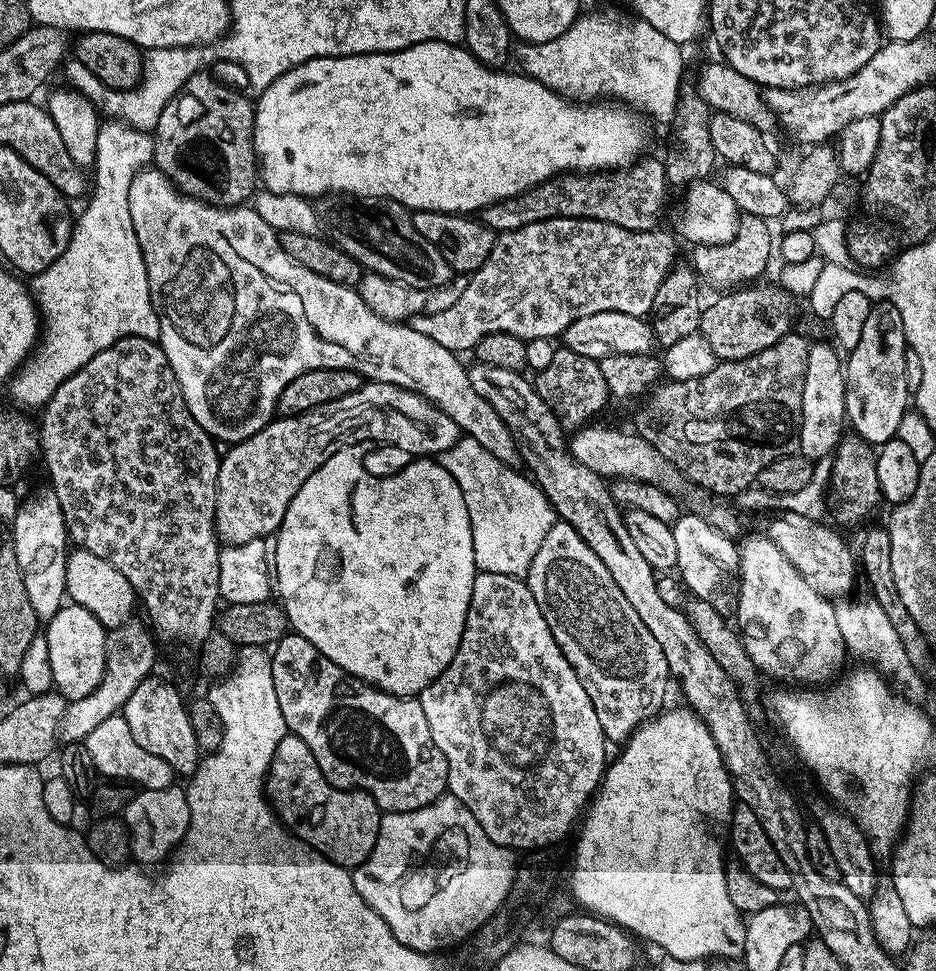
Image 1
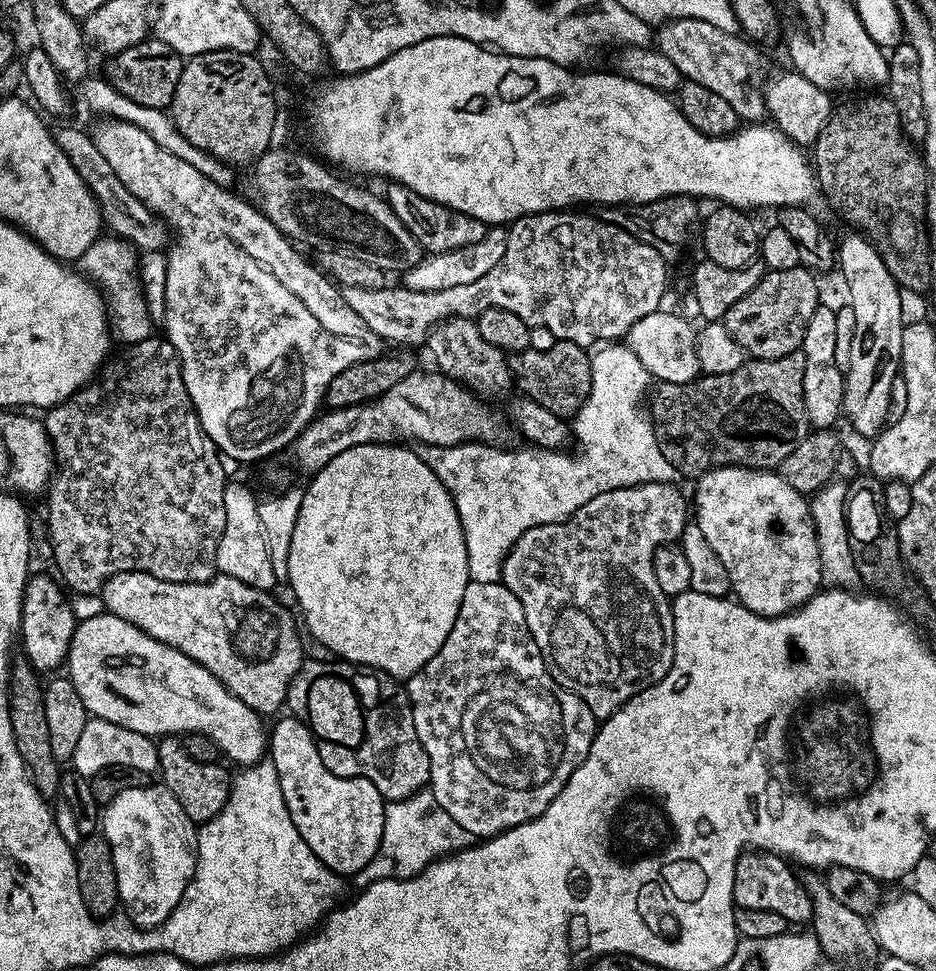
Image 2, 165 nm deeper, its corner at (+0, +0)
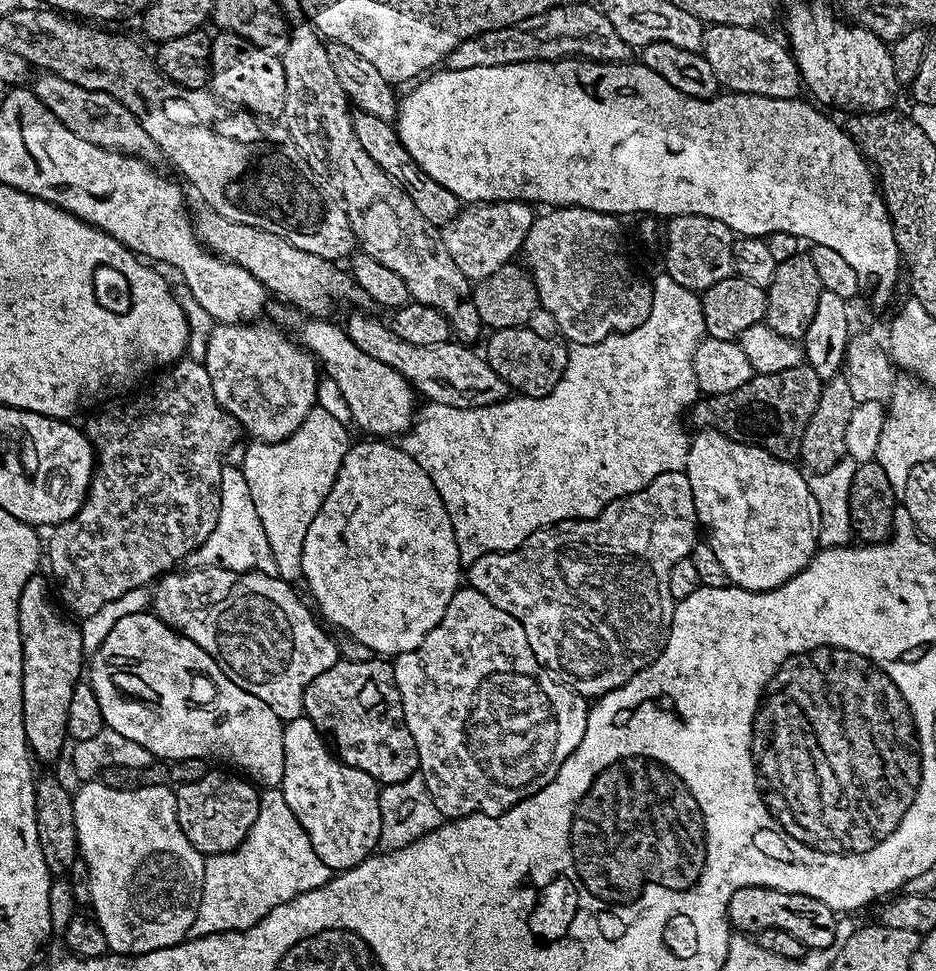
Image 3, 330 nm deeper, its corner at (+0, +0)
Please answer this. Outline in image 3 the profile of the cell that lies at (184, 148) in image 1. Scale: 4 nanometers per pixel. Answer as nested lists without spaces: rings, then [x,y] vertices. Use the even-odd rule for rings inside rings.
[[[217,31],[211,37],[210,91],[217,100],[239,106],[261,118],[283,117],[286,106],[286,74],[275,51],[259,48],[233,32]]]

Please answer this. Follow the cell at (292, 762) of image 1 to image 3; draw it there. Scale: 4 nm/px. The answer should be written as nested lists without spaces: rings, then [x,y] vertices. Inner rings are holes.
[[[303,714],[284,726],[284,777],[279,787],[328,868],[357,868],[377,851],[382,826],[381,785],[370,774],[337,758],[314,722]]]

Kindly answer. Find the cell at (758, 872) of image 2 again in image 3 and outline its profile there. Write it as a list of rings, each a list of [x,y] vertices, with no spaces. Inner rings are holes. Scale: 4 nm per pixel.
[[[742,886],[734,890],[728,903],[728,922],[735,931],[737,928],[740,932],[755,934],[771,928],[786,930],[786,934],[794,934],[794,938],[798,938],[798,942],[802,942],[808,950],[830,948],[837,943],[836,920],[837,913],[818,898],[766,886]]]

